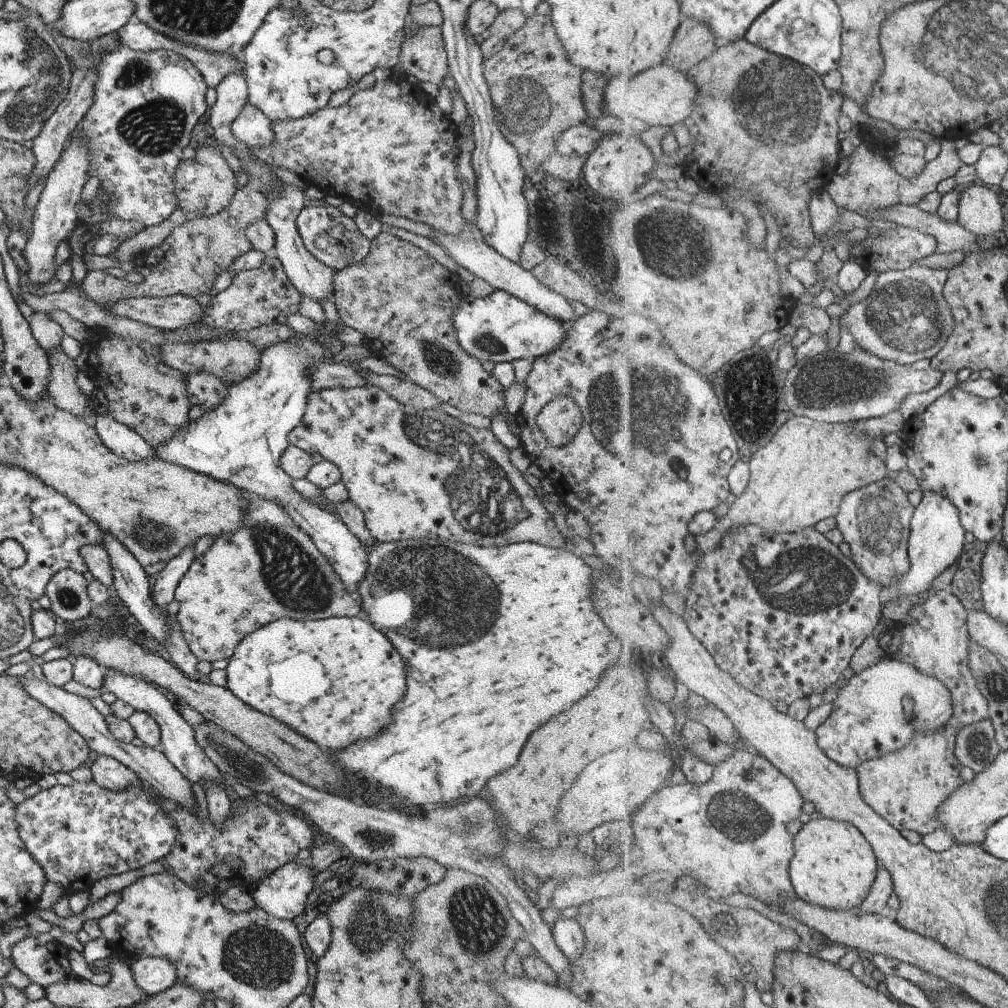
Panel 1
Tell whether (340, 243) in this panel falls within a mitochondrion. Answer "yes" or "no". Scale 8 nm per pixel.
yes

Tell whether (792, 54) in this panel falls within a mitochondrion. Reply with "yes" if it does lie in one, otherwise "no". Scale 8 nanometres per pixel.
yes

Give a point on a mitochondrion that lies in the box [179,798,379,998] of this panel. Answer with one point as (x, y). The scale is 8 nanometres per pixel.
(263, 958)

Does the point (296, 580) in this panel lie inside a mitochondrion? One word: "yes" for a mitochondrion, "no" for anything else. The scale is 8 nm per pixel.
yes

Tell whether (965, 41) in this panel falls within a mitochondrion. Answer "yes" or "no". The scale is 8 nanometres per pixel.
yes

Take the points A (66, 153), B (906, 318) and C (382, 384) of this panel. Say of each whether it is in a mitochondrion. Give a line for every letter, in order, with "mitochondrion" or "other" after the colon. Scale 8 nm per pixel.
A: other
B: mitochondrion
C: other

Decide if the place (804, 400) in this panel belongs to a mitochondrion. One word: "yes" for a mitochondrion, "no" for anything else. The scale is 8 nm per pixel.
yes

